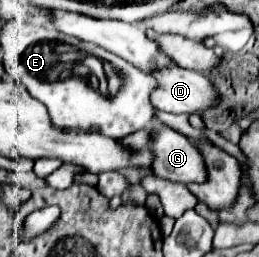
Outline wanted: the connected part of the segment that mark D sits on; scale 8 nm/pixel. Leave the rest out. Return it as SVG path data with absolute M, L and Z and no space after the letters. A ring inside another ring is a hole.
M173 65L151 75L159 81L159 89L151 93L151 103L159 111L189 117L219 107L219 89L203 73Z

